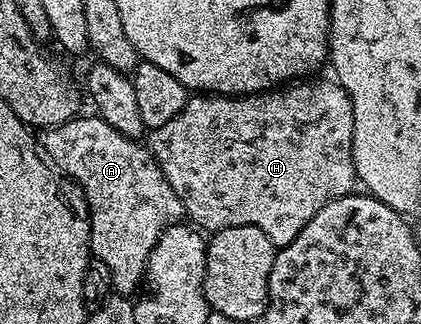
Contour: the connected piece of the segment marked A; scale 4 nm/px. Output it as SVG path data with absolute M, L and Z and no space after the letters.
M76 116L60 126L46 127L38 135L37 146L42 157L60 175L66 176L83 191L83 198L91 215L92 255L99 258L105 268L109 268L114 293L119 296L131 296L140 289L149 252L153 252L153 244L157 244L163 230L184 221L185 211L177 192L169 188L165 172L161 172L157 160L142 141L125 137L101 117L83 117Z

